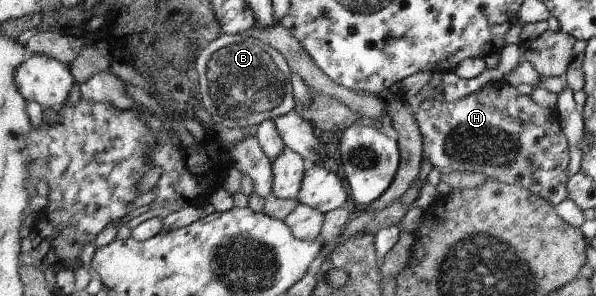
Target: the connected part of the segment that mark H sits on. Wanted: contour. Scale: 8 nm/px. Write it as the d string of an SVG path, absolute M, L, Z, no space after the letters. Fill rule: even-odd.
M500 81L485 87L465 97L447 103L428 101L415 103L415 121L423 138L423 156L428 158L433 168L440 173L455 170L480 172L488 179L494 179L509 185L520 185L531 193L546 199L553 206L560 205L570 198L568 174L570 166L570 144L562 130L562 120L558 109L552 106L540 106L536 98L524 94L520 87Z

